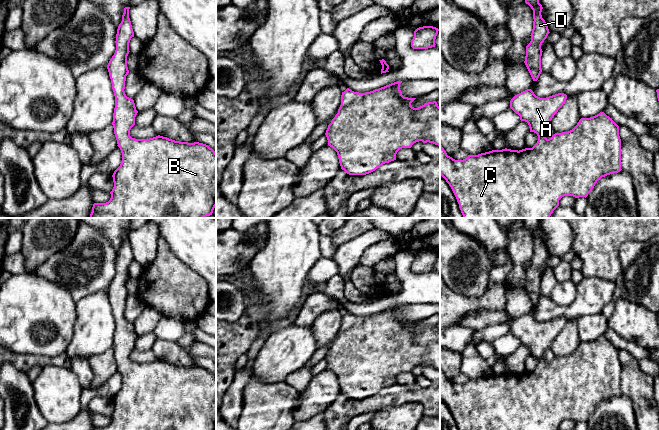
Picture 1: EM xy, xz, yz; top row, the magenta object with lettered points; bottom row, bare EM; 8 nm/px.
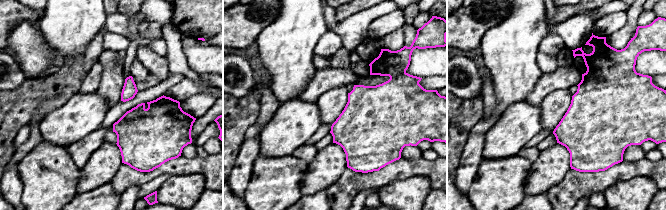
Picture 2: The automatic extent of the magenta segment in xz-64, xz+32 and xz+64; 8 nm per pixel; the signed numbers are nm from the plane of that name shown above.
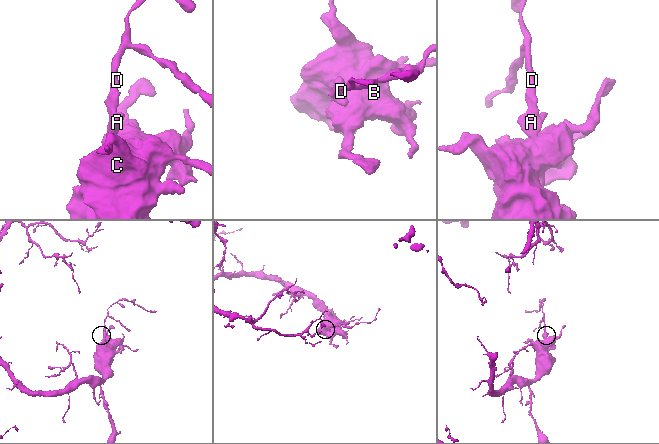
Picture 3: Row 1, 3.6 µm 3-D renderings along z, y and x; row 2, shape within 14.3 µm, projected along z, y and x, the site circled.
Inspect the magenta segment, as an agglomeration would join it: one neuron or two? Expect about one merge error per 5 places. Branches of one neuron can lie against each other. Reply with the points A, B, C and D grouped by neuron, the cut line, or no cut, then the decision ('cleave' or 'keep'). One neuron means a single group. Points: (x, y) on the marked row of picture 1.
A B C D | no cut | keep

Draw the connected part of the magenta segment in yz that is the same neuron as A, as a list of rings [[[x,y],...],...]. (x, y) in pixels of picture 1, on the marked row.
[[[527,89],[517,95],[515,95],[510,101],[510,108],[520,116],[521,121],[528,123],[530,132],[534,132],[538,136],[537,143],[532,148],[525,148],[522,150],[511,150],[511,149],[502,149],[502,150],[492,150],[489,152],[481,153],[478,155],[468,155],[467,158],[463,160],[455,160],[452,157],[448,156],[442,145],[440,144],[440,175],[446,180],[446,182],[451,187],[459,208],[463,215],[463,218],[549,218],[553,211],[559,206],[559,200],[564,196],[573,196],[575,198],[587,197],[588,194],[592,191],[595,184],[602,177],[605,177],[610,174],[618,173],[621,169],[621,139],[619,136],[619,126],[607,116],[604,112],[590,117],[590,118],[581,118],[577,125],[568,132],[555,133],[551,138],[547,139],[543,135],[544,129],[550,125],[550,122],[558,110],[563,106],[567,99],[567,95],[564,93],[558,93],[546,98],[540,98],[534,94],[531,89]]]

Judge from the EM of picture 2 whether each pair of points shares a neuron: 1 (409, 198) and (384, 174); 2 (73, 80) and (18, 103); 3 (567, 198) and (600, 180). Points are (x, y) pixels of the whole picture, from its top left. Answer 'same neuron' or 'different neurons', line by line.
1: different neurons
2: same neuron
3: same neuron

